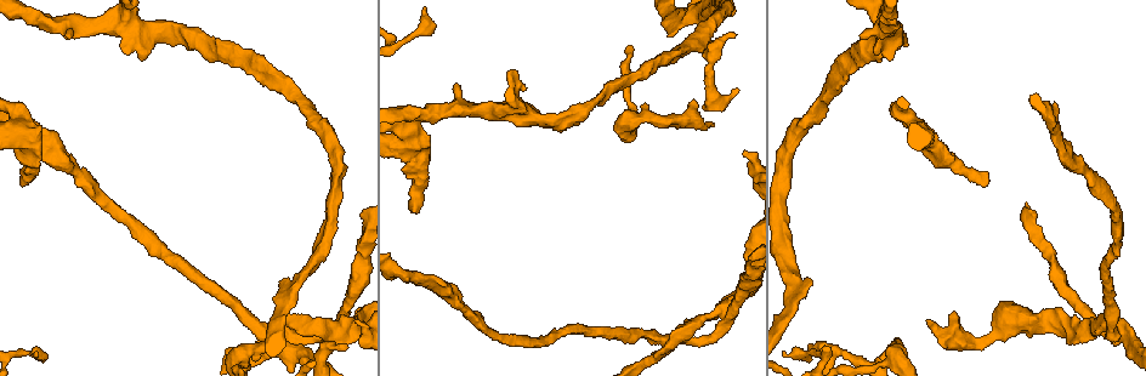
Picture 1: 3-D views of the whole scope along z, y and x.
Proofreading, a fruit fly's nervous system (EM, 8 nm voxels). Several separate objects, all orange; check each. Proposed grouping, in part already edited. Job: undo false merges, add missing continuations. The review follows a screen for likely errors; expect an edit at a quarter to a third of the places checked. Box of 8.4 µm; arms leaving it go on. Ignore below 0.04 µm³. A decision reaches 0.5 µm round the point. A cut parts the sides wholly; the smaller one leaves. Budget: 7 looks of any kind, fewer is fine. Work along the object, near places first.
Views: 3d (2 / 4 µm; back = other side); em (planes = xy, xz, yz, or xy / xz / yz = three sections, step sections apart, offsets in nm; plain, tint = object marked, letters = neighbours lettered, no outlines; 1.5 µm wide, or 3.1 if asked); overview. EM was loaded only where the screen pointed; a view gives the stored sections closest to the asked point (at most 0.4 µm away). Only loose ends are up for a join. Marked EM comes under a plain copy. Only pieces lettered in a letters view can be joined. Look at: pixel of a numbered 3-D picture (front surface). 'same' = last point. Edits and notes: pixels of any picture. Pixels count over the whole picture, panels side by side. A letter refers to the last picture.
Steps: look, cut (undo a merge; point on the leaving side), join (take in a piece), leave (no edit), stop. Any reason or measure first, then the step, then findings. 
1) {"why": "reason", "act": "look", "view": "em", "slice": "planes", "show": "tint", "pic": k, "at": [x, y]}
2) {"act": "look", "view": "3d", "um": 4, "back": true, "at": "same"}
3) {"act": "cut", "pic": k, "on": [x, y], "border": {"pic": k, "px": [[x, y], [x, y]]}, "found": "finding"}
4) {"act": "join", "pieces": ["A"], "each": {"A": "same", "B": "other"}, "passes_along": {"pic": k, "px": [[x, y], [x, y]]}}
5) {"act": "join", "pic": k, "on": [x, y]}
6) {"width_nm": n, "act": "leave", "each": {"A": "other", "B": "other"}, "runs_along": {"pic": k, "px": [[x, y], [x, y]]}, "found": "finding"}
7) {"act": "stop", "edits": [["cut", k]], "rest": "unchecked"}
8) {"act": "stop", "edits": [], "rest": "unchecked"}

{"act": "look", "view": "3d", "um": 4, "pic": 1, "at": [860, 38]}

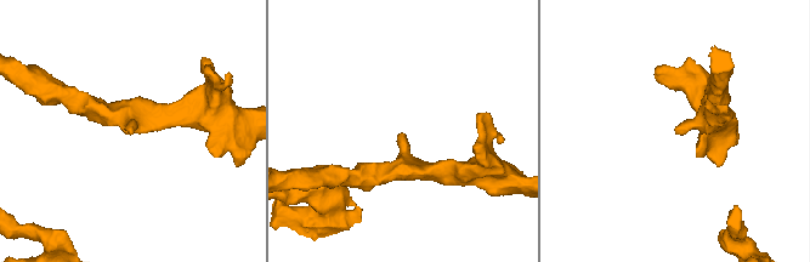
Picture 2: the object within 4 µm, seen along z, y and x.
{"why": "need the tissue", "act": "look", "view": "em", "slice": "planes", "show": "letters", "pic": 2, "at": [132, 132]}

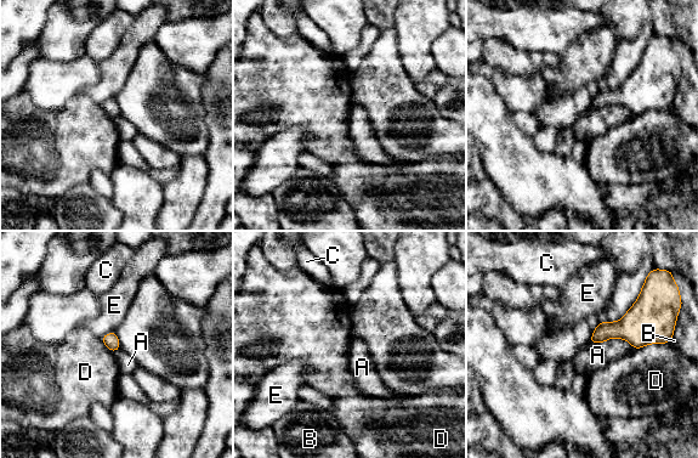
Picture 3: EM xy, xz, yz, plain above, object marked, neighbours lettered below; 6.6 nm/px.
{"act": "leave", "each": {"A": "other", "B": "other", "C": "other", "D": "other", "E": "other"}, "found": "no lettered piece goes on from it"}

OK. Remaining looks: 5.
{"why": "free end", "act": "look", "view": "em", "slice": "yz", "step": 8, "show": "letters", "pic": 1, "at": [279, 280]}

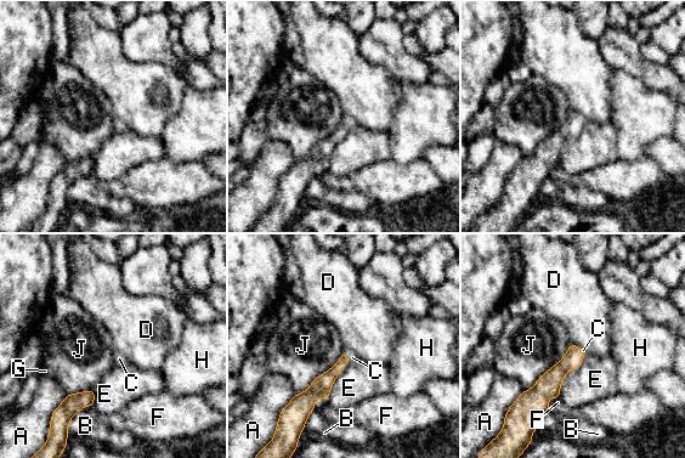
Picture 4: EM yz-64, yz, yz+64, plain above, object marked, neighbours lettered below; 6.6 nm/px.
{"act": "join", "pieces": ["C"], "each": {"A": "other", "B": "other", "C": "same", "D": "other", "E": "other", "F": "other", "G": "other", "H": "other", "J": "other"}, "passes_along": {"pic": 4, "px": [[321, 386], [347, 362], [352, 357]]}, "found": "the neuron continues"}

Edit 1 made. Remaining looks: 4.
{"act": "look", "view": "overview"}

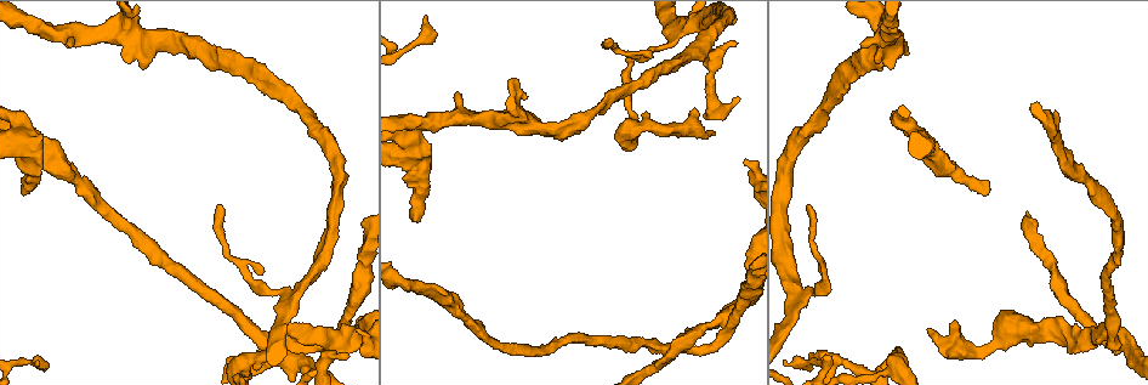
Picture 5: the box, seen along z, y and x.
{"why": "sharp bend", "act": "look", "view": "em", "slice": "planes", "show": "letters", "pic": 5, "at": [668, 350]}

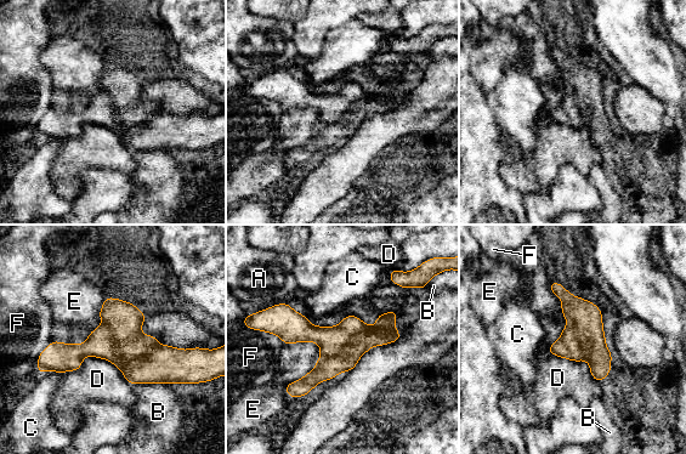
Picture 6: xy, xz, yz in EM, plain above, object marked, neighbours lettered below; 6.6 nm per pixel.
{"width_nm": 280, "longest_contact_nm": ["D", 480], "act": "cut", "pic": 6, "on": [124, 321], "each": {"A": "other", "B": "other", "C": "other", "D": "other", "E": "other", "F": "other"}, "found": "two neurons meet here"}

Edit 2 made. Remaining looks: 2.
{"act": "stop", "edits": [["join", 4], ["cut", 6]], "rest": "unchecked"}

